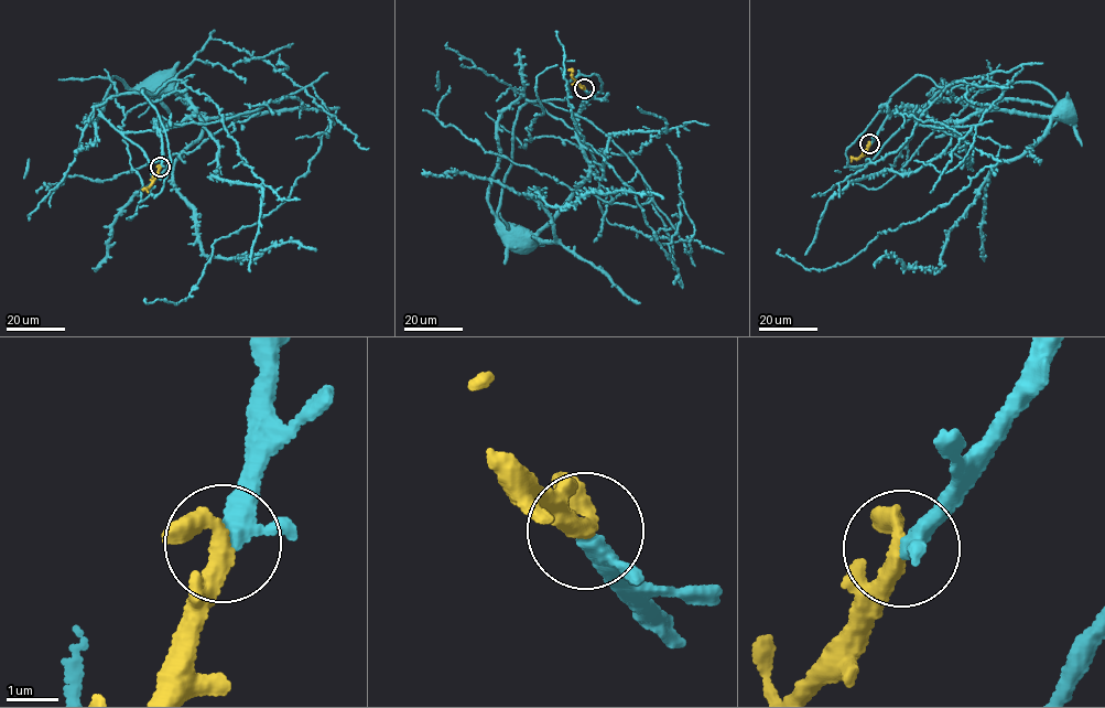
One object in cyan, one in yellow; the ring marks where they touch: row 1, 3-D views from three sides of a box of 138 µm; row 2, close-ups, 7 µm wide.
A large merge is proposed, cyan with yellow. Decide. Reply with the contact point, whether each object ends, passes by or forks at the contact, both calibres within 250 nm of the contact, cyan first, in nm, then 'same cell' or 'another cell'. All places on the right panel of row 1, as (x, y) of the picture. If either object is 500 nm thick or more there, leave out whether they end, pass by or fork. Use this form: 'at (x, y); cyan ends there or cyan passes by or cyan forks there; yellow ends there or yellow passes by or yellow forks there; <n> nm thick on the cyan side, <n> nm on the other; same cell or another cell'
at (869, 143); cyan passes by; yellow passes by; 320 nm thick on the cyan side, 320 nm on the other; same cell

